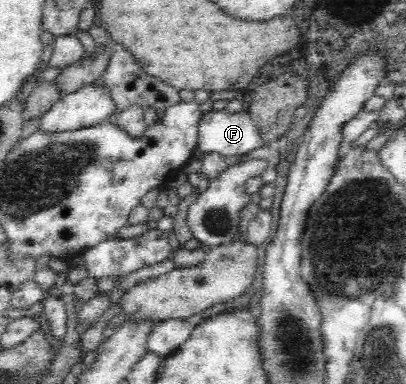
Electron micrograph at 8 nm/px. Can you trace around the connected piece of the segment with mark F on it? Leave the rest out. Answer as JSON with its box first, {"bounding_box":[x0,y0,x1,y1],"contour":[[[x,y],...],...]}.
{"bounding_box":[197,110,275,159],"contour":[[[246,110],[229,113],[208,111],[199,122],[197,150],[204,153],[218,153],[227,159],[248,155],[258,148],[275,147],[275,143],[264,141],[250,113]]]}

